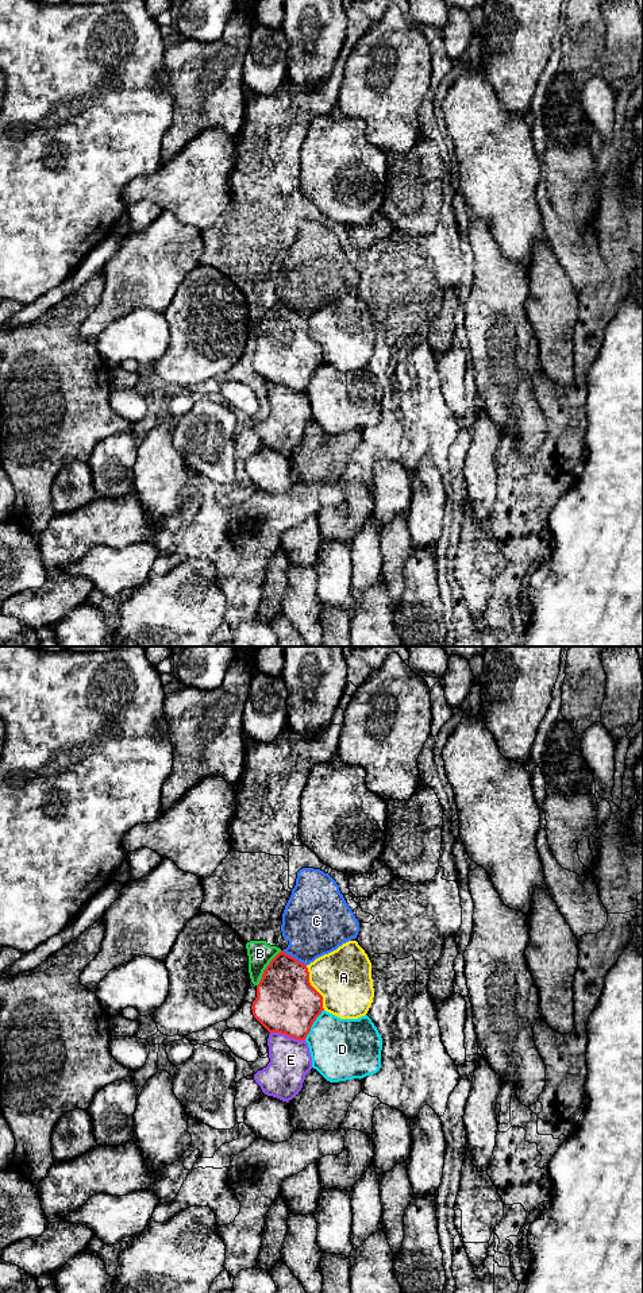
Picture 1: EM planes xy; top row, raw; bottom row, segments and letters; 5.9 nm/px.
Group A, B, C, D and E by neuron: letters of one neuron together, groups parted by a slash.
A / B / C / D / E

